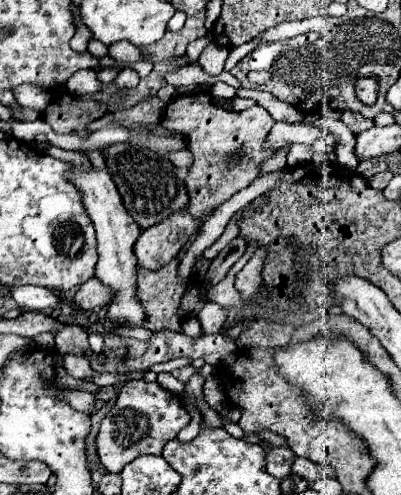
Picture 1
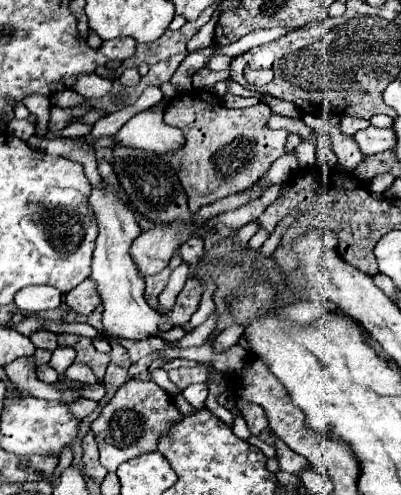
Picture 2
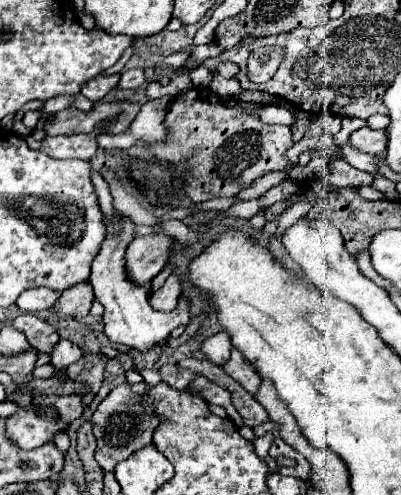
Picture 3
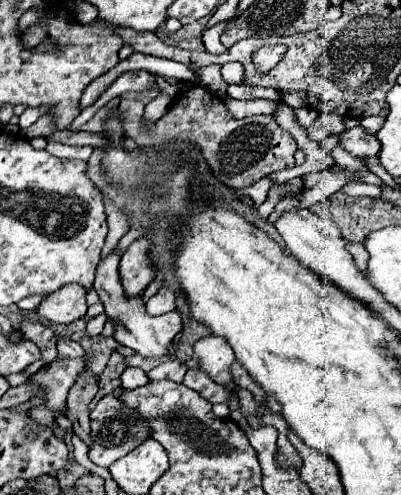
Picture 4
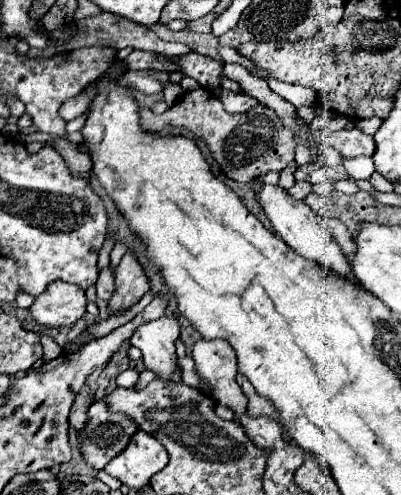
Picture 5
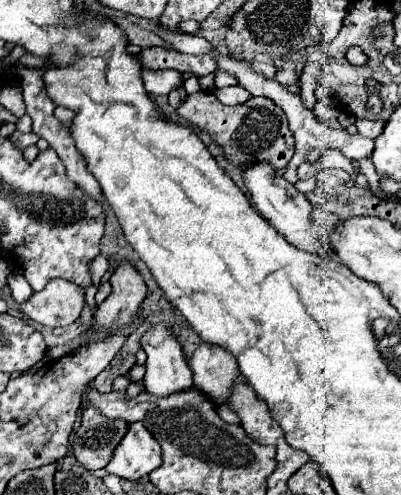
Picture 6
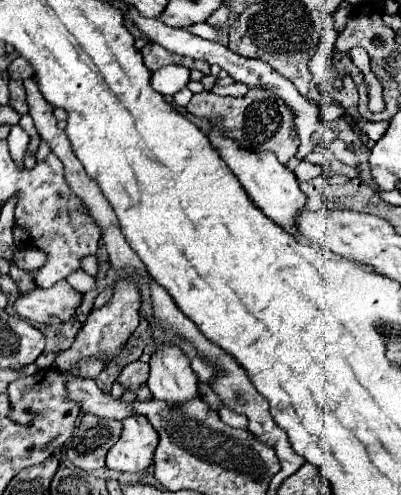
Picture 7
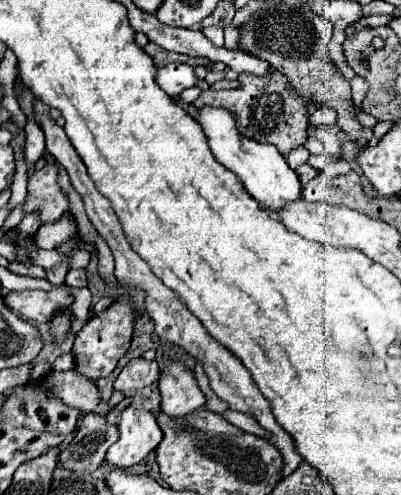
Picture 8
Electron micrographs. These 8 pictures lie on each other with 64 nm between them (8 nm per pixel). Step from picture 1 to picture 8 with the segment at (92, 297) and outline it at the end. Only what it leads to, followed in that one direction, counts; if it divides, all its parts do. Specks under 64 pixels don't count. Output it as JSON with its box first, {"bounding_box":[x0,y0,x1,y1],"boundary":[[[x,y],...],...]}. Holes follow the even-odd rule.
{"bounding_box":[6,284,74,322],"boundary":[[[66,284],[52,290],[22,290],[10,292],[6,296],[6,306],[10,306],[12,312],[30,322],[50,322],[56,312],[68,310],[72,302],[74,296],[66,288]]]}

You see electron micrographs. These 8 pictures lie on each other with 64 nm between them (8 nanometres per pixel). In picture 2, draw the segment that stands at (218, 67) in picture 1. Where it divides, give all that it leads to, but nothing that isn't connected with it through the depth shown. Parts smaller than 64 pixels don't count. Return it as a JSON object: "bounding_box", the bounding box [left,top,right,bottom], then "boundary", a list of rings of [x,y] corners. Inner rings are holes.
{"bounding_box":[206,52,230,70],"boundary":[[[214,52],[206,64],[206,68],[210,68],[210,70],[226,70],[228,66],[230,66],[230,60],[220,52]]]}

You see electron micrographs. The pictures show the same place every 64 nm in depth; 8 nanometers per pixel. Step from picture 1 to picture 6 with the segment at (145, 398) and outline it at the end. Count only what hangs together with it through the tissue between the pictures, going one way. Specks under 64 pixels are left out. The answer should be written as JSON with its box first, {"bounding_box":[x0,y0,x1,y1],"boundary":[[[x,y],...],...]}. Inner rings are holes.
{"bounding_box":[74,406,126,470],"boundary":[[[88,406],[74,436],[74,456],[88,470],[100,470],[110,462],[116,446],[122,442],[126,432],[126,420],[106,418],[98,408]]]}

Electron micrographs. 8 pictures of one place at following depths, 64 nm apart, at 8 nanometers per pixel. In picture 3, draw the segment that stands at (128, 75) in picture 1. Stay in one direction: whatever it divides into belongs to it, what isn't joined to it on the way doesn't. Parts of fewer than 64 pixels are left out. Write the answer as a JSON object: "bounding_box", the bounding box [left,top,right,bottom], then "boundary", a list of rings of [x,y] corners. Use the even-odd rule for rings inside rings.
{"bounding_box":[118,68,144,88],"boundary":[[[140,68],[126,70],[120,74],[120,82],[118,82],[120,88],[138,88],[142,84],[144,84],[144,72]]]}

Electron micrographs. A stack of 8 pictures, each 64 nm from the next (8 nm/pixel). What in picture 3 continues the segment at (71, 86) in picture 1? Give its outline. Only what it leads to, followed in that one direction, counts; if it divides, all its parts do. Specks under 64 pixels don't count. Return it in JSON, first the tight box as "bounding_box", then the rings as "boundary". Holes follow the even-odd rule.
{"bounding_box":[80,74,118,102],"boundary":[[[114,74],[114,76],[96,76],[96,78],[88,80],[88,82],[84,82],[80,92],[82,92],[88,100],[98,102],[98,100],[102,100],[116,84],[118,84],[118,74]]]}

